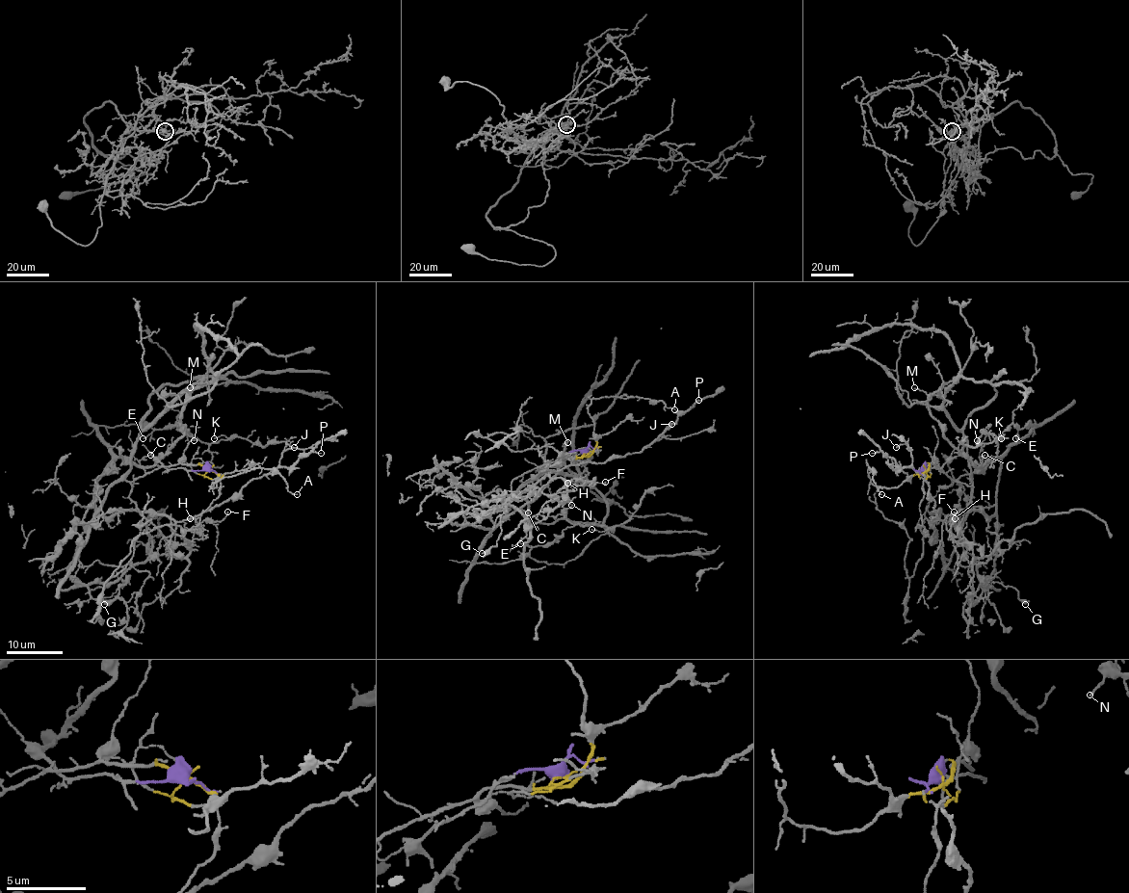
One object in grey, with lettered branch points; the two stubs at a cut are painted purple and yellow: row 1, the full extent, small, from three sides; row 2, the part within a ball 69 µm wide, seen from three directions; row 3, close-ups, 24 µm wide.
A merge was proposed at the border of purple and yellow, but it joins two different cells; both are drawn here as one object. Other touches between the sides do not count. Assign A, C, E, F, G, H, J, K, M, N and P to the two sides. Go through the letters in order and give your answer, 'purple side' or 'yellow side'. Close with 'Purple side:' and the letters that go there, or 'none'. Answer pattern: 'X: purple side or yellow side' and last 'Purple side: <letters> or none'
A: yellow side
C: purple side
E: purple side
F: purple side
G: purple side
H: purple side
J: purple side
K: purple side
M: purple side
N: purple side
P: purple side
Purple side: C, E, F, G, H, J, K, M, N, P

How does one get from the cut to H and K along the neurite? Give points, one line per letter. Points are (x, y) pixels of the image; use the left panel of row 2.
H: (208, 468), (116, 458), (96, 484), (100, 514), (164, 513), (189, 540), (190, 517)
K: (208, 468), (167, 468), (164, 456), (130, 463), (98, 427), (177, 424), (200, 440), (229, 439), (214, 437)

